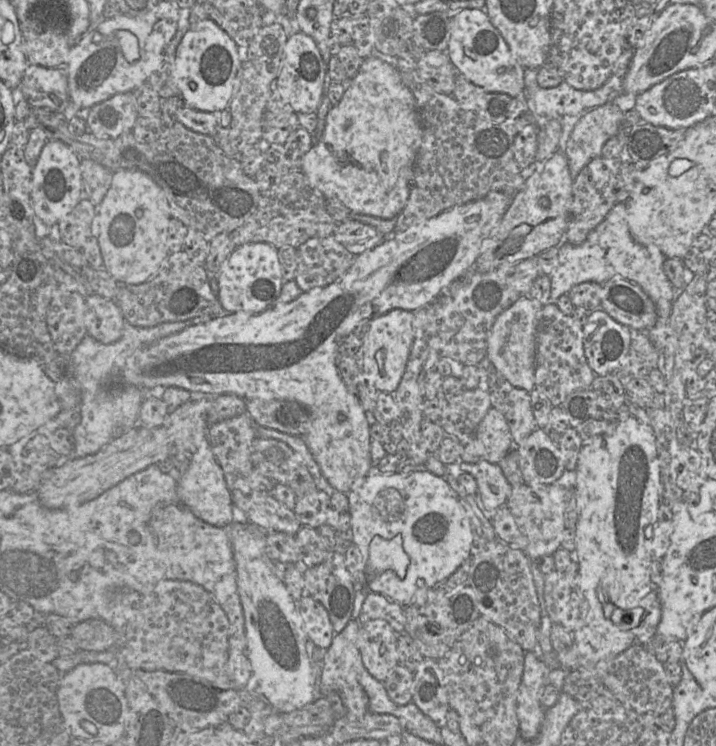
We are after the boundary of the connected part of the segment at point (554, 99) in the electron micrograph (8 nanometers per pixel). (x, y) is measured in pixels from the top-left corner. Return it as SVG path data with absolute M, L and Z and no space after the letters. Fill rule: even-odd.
M625 49L616 61L612 73L607 81L594 90L578 90L562 81L552 88L542 88L537 83L538 69L527 68L524 70L524 87L526 91L527 109L529 112L544 117L544 119L556 119L563 116L581 116L587 110L601 106L616 99L623 92L623 81L630 66L634 49Z

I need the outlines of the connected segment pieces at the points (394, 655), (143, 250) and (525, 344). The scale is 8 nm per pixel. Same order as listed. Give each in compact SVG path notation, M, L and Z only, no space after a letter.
M385 620L362 623L357 647L364 667L380 682L399 664L398 634Z
M117 170L111 185L97 208L100 221L98 243L105 270L122 284L141 284L153 277L161 268L170 251L167 247L170 207L162 188L145 172Z
M529 296L520 298L495 320L487 345L486 356L503 376L508 387L531 392L535 389L536 330L543 305Z

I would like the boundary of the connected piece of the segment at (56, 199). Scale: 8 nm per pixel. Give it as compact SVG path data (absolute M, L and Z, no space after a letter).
M58 139L46 141L32 168L31 192L34 214L51 227L65 217L83 197L81 160L64 142Z

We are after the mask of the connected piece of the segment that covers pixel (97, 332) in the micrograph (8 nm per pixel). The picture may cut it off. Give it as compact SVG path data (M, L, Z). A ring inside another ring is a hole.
M95 293L85 302L87 334L103 344L119 340L126 321L116 302Z

